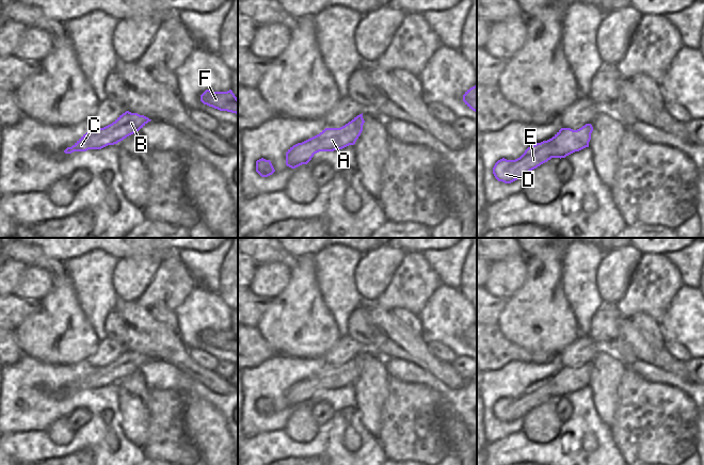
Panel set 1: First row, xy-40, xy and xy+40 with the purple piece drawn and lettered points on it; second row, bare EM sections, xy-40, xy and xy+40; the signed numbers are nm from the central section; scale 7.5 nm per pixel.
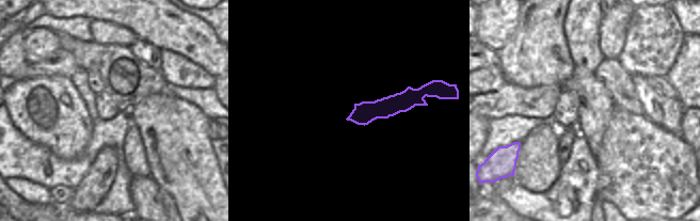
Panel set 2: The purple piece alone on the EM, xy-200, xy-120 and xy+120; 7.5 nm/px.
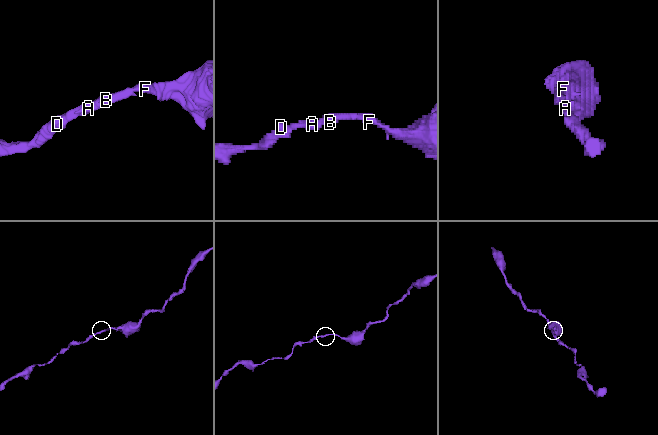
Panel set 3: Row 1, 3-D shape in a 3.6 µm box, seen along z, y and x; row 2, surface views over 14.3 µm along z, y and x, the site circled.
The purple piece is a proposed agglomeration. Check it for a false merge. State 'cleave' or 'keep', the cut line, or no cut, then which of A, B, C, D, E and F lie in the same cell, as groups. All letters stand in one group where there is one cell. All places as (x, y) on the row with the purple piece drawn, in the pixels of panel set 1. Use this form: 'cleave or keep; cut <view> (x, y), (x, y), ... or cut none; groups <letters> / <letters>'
keep; cut none; groups A B C D E F

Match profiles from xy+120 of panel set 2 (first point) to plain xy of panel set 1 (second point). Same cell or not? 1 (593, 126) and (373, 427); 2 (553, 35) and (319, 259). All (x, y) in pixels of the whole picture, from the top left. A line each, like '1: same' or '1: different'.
1: same
2: different

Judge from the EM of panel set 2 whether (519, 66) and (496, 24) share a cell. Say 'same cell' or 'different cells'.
different cells

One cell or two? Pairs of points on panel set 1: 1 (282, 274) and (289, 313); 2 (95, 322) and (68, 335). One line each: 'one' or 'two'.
1: two
2: two

